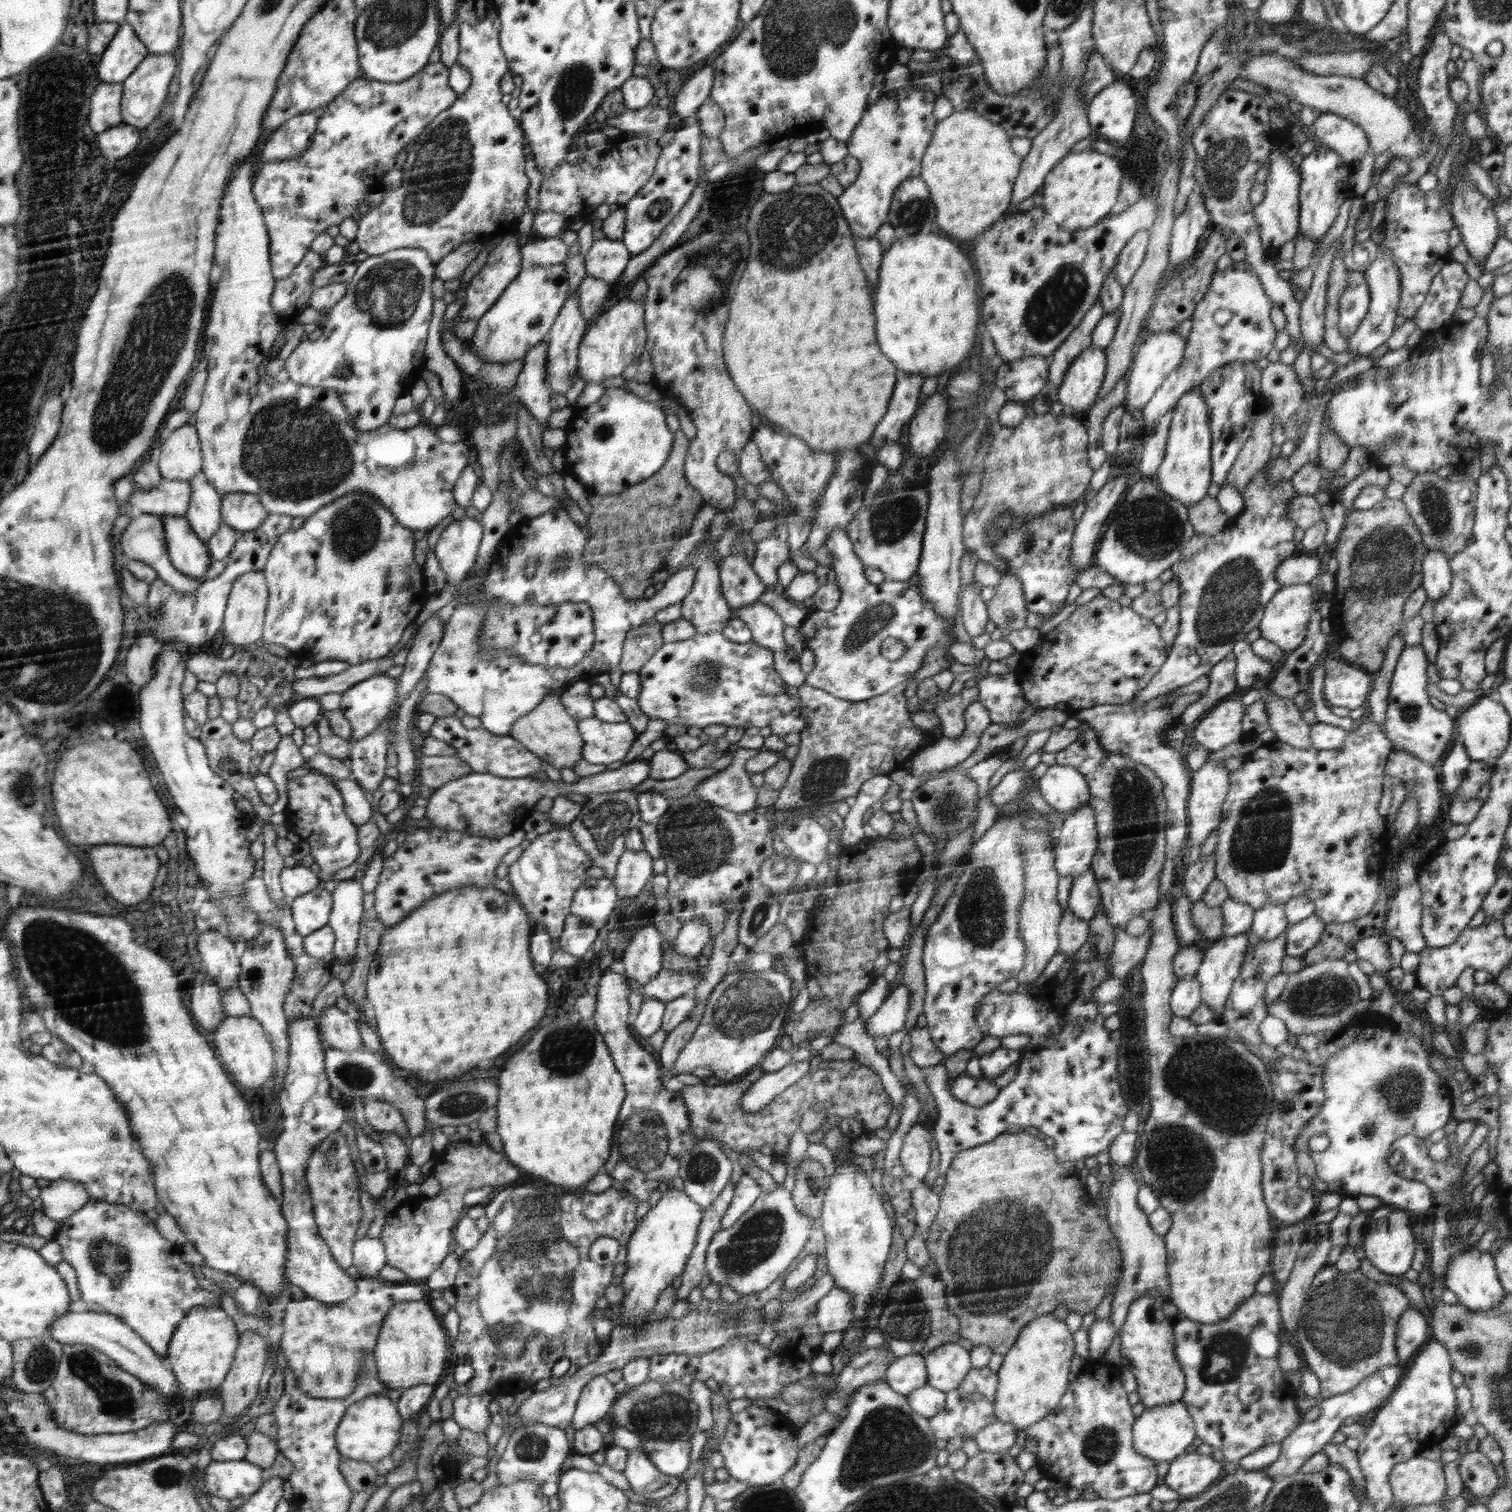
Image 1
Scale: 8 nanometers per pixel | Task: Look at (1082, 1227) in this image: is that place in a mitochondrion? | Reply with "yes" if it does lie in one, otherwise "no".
no

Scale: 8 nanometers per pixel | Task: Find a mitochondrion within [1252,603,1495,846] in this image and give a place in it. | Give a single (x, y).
(1410, 712)

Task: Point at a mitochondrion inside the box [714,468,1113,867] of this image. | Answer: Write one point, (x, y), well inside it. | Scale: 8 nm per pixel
(828, 775)

